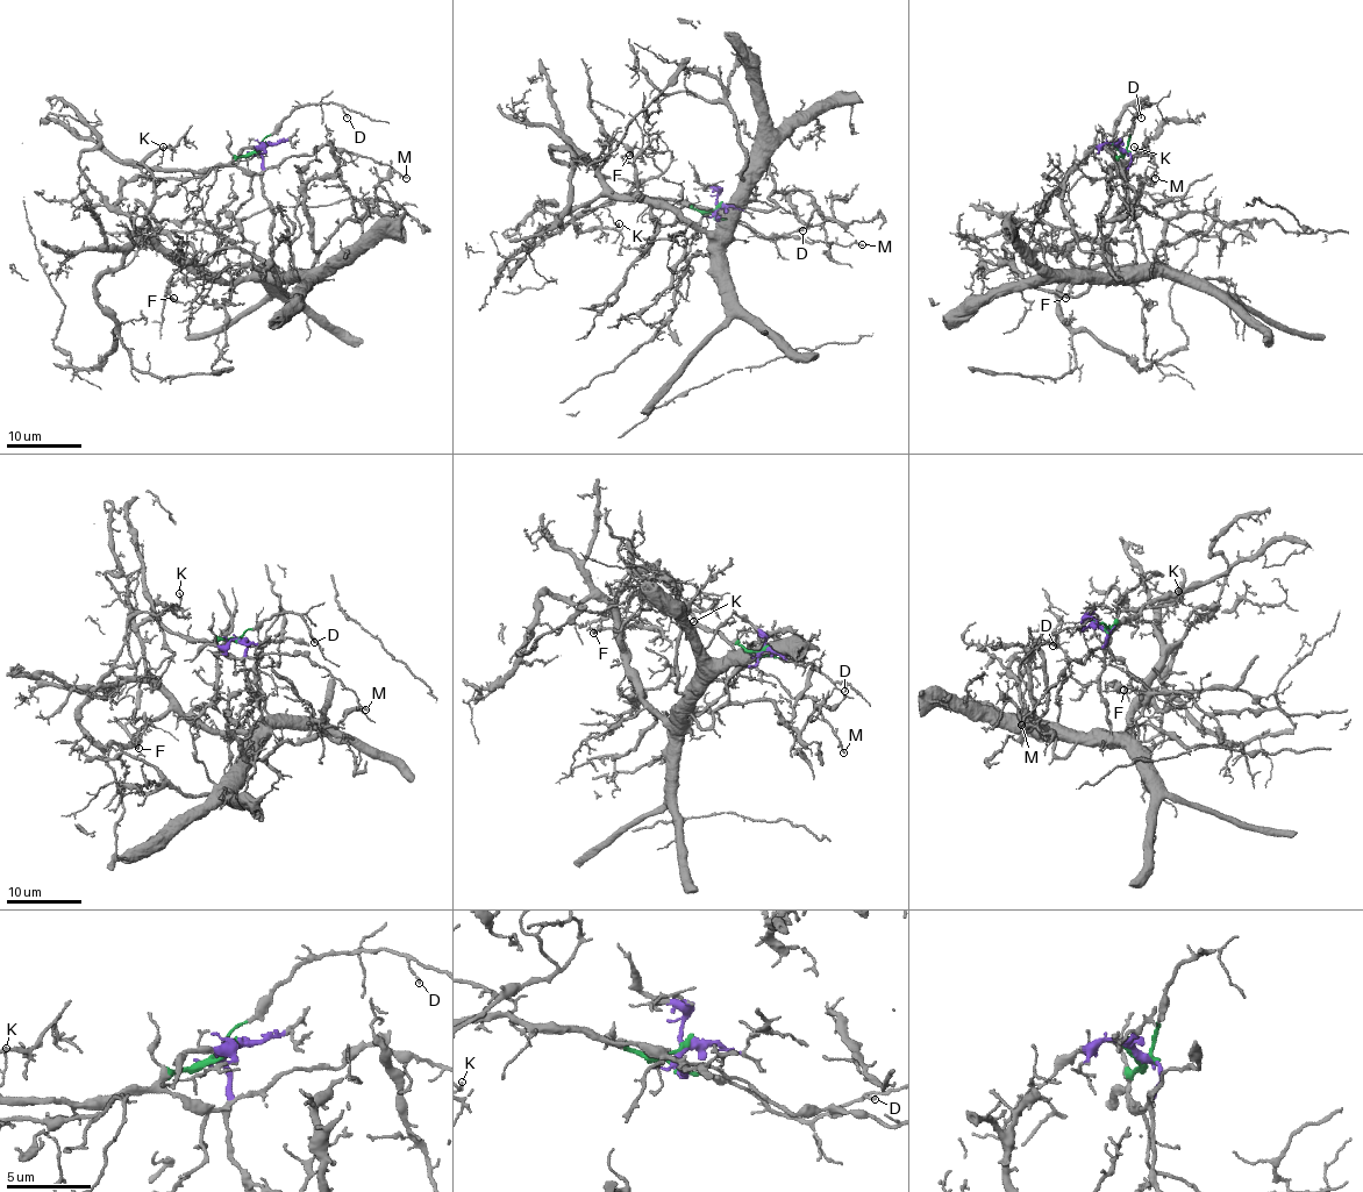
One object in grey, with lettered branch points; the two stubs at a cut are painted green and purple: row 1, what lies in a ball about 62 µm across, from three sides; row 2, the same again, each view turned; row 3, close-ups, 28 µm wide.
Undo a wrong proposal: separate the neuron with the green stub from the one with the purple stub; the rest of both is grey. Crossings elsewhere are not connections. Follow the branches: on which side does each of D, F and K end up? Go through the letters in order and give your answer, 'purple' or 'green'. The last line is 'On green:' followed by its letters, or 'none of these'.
D: green
F: purple
K: green
On green: D, K

